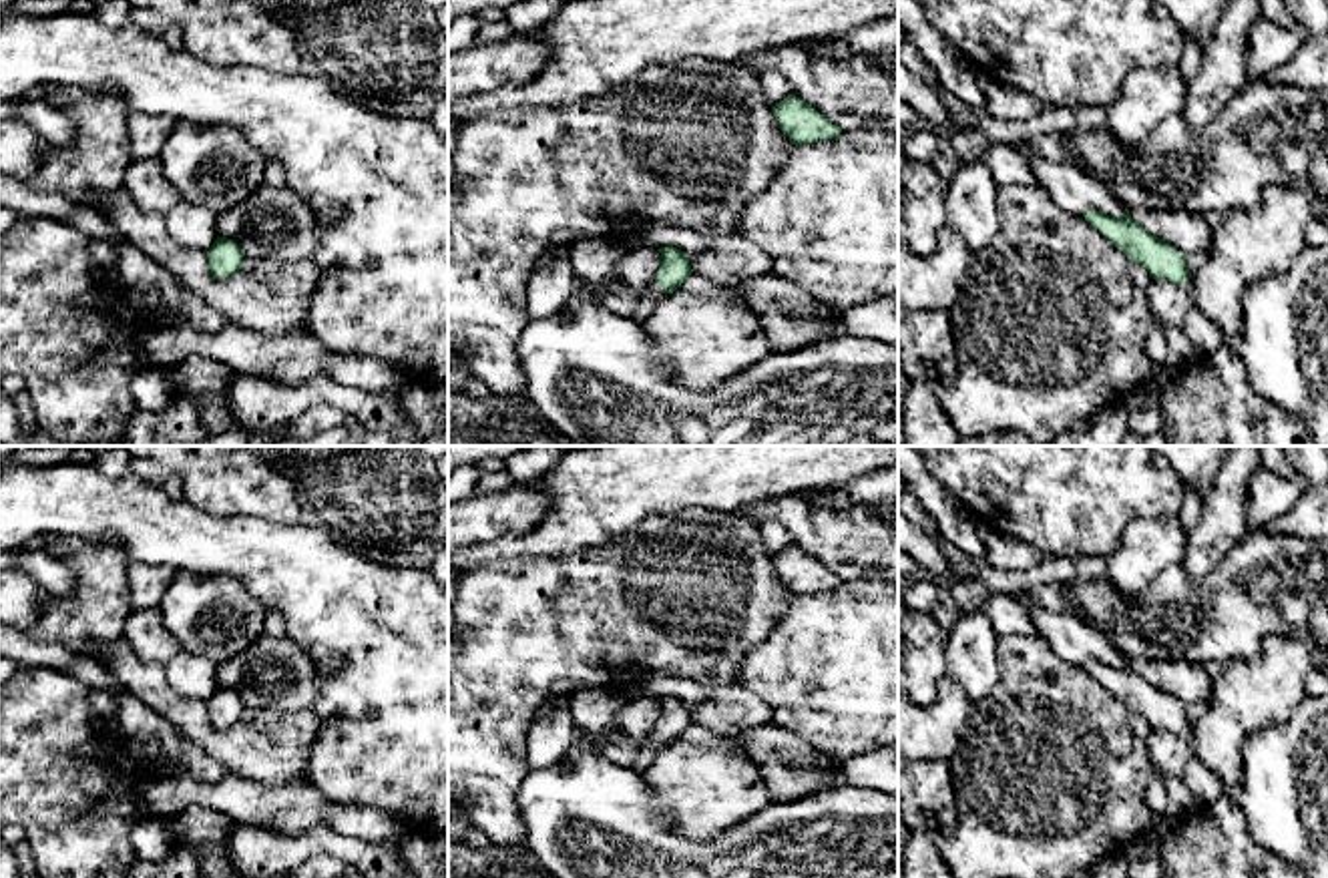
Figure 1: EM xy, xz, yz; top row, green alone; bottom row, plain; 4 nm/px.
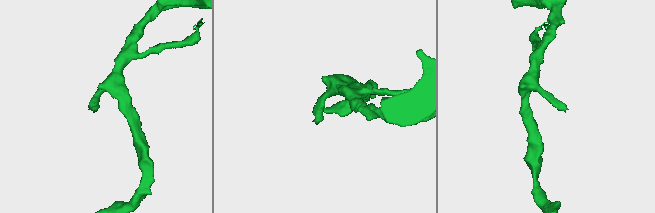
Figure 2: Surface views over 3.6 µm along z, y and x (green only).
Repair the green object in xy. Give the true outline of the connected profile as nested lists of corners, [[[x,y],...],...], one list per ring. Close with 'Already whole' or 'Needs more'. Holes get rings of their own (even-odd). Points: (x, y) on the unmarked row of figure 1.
[[[217,687],[207,699],[209,721],[215,729],[235,727],[241,719],[243,707],[243,699],[227,687]]]. Already whole

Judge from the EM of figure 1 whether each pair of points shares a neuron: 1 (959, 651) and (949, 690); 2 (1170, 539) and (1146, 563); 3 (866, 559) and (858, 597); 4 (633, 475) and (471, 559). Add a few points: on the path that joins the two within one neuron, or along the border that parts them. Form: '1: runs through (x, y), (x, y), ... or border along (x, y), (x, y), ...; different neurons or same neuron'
1: border along (949, 674), (977, 704); different neurons
2: runs through (1164, 545), (1152, 557); same neuron
3: border along (876, 575), (842, 581); different neurons
4: runs through (593, 505), (555, 537), (535, 545), (511, 547); same neuron

